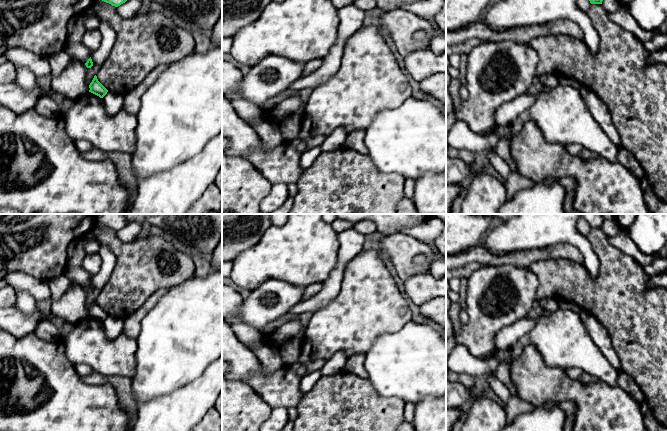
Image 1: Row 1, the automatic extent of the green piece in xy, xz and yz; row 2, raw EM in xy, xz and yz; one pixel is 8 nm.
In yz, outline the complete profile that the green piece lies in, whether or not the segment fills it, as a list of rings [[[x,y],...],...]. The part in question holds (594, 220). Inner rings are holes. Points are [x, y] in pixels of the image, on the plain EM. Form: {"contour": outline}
{"contour": [[[582,214],[591,228],[602,228],[604,218],[602,214]]]}

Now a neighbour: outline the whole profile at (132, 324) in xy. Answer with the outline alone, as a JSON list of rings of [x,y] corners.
[[[159,289],[152,296],[150,296],[140,308],[128,316],[124,320],[123,333],[130,337],[137,339],[141,330],[141,322],[149,311],[156,305],[157,301],[165,294],[167,289]]]

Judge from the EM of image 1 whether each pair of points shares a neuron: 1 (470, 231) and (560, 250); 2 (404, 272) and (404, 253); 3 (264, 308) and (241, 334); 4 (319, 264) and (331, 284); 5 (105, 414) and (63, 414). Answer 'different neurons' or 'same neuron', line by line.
1: different neurons
2: same neuron
3: different neurons
4: different neurons
5: same neuron

